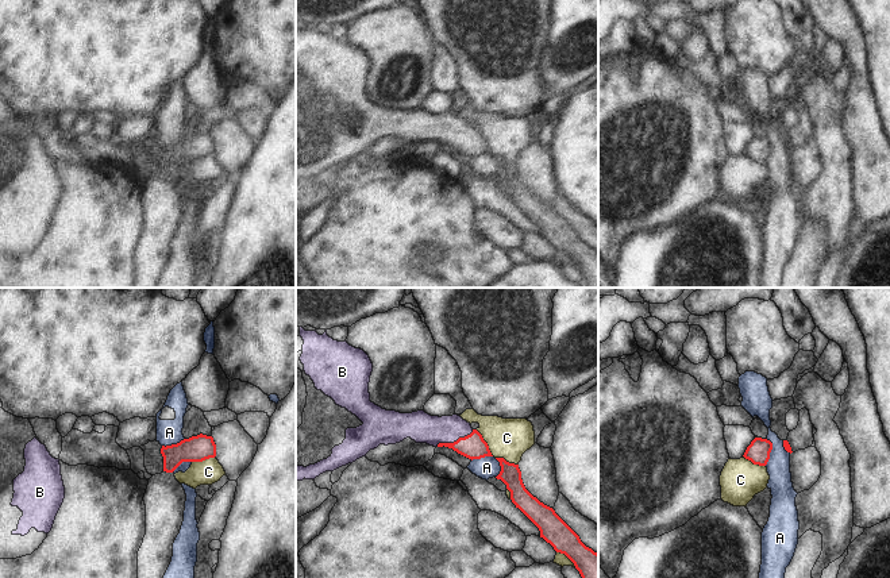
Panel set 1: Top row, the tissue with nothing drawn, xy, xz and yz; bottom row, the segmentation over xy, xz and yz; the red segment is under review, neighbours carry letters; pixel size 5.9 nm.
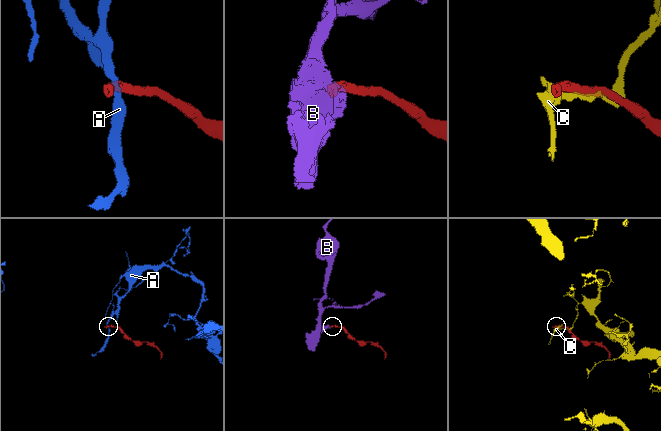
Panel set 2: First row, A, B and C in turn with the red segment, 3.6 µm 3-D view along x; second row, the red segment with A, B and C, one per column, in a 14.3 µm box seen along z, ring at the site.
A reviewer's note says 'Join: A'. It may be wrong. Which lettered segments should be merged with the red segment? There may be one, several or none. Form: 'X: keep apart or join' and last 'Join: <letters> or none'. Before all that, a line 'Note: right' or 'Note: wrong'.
Note: wrong
A: keep apart
B: join
C: keep apart
Join: B

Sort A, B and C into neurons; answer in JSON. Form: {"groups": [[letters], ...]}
{"groups": [["A"], ["B"], ["C"]]}

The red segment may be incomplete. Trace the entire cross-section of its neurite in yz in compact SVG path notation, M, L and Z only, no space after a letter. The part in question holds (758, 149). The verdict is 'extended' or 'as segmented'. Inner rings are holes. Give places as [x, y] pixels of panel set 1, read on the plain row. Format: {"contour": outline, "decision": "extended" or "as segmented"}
{"contour": "M755 135L744 150L744 155L754 162L766 163L770 157L773 140L767 136Z", "decision": "as segmented"}

